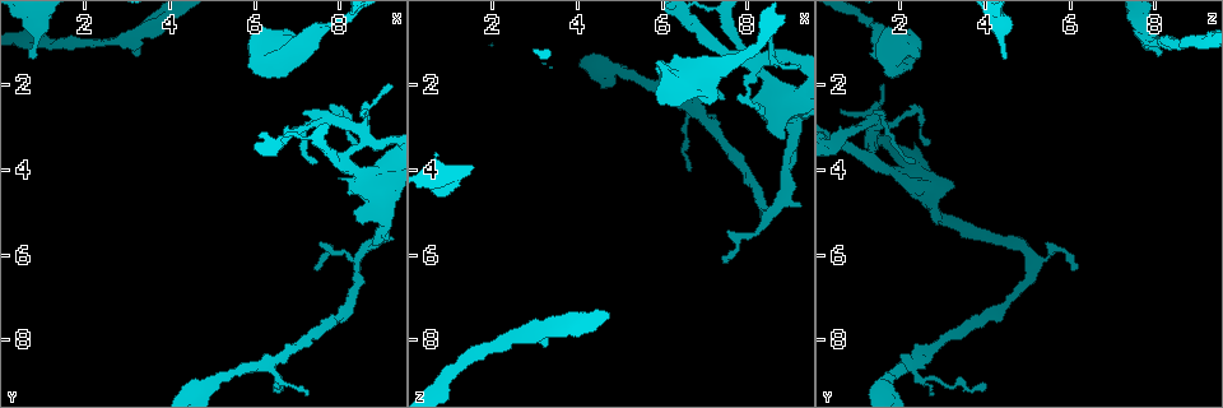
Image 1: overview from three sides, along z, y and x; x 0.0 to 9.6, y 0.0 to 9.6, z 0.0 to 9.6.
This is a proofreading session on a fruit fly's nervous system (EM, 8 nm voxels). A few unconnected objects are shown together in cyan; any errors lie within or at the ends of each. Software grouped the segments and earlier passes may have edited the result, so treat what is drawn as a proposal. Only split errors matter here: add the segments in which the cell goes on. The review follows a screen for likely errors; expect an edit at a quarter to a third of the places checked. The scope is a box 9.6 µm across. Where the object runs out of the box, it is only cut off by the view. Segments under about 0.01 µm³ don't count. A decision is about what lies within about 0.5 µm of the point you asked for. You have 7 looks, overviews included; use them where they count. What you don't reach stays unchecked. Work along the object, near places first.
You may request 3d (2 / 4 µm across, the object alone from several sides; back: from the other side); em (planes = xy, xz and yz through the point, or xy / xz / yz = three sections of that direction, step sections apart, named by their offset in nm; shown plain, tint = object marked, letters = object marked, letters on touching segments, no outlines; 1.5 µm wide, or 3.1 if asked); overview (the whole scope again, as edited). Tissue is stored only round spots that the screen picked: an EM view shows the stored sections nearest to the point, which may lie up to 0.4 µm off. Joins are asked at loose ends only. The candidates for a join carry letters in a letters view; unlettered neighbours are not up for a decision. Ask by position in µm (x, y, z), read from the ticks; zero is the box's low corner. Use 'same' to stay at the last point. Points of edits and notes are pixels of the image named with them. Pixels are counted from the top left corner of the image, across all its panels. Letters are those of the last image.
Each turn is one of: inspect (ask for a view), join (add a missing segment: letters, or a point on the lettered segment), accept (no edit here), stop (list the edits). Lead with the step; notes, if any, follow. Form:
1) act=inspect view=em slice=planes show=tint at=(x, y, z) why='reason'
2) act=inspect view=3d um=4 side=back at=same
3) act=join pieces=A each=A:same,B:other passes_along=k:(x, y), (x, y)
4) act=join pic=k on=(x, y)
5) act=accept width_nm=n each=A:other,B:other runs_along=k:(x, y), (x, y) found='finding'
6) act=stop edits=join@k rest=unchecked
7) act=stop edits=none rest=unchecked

act=inspect view=em slice=planes show=letters at=(3.20, 1.35, 8.05) why='an open end'

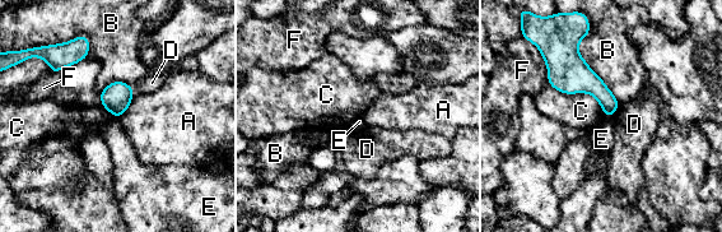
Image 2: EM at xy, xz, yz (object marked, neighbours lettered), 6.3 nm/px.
act=accept longest_contact=B:500nm each=A:other,B:other,C:other,D:other,E:other,F:other found='none of them fits'

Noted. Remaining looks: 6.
act=inspect view=em slice=planes show=plain at=(7.00, 0.85, 2.25) why='thick end'

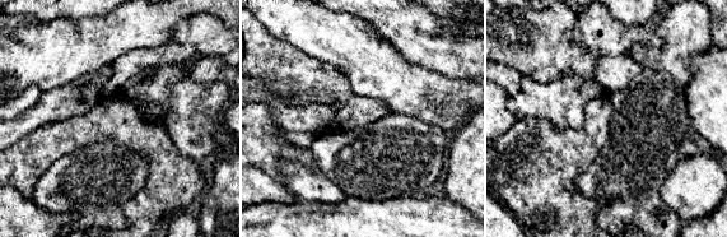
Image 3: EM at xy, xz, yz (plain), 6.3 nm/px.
act=inspect view=em slice=planes show=letters at=same why='what lies round it'

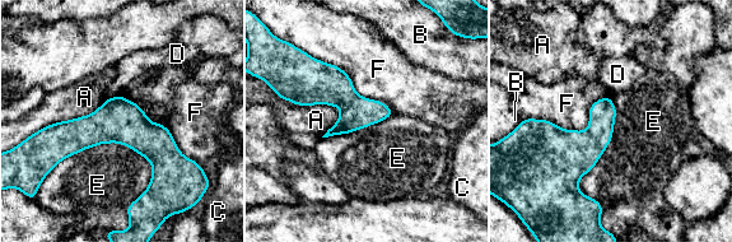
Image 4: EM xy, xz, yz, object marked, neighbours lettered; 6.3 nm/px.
act=accept longest_contact=F:550nm each=A:other,B:other,C:other,D:other,E:other,F:other found='no lettered segment goes on from it'

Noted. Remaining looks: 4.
act=inspect view=3d um=2 side=back at=(0.65, 1.35, 4.50) why='branch stops here'

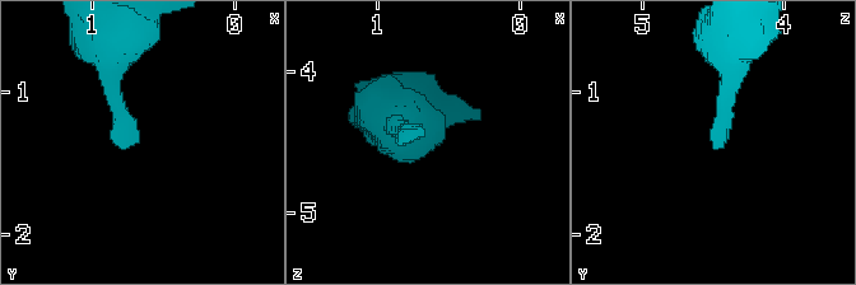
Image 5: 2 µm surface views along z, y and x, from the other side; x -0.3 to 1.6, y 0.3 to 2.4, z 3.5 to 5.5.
act=inspect view=em slice=planes show=tint at=(0.70, 1.38, 4.44) why='shape alone is not enough'

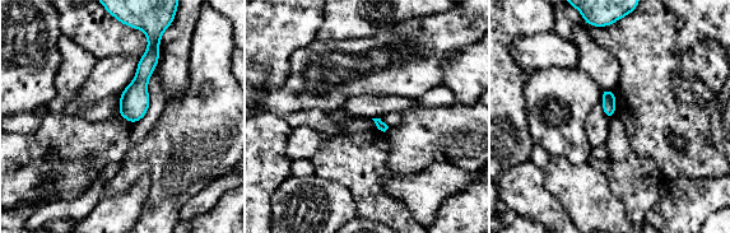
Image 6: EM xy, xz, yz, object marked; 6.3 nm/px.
act=inspect view=em slice=planes show=letters at=same why='see the neighbours'

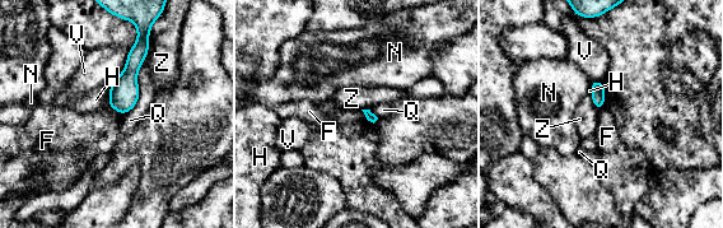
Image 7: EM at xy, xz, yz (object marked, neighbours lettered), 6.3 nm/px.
act=accept each=F:other,H:other,N:other,Q:other,V:other,Z:other border=7:(107, 105), (121, 115) found='none of them fits'

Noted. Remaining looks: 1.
act=stop edits=none rest=unchecked

